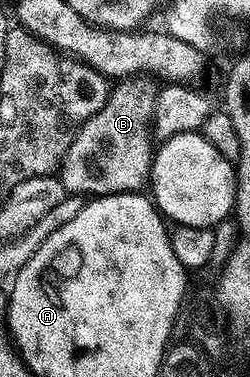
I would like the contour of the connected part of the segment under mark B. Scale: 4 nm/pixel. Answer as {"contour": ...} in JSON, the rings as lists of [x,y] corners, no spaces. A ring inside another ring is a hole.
{"contour":[[[150,75],[120,79],[107,93],[107,100],[79,126],[73,142],[57,169],[68,193],[84,198],[139,192],[148,183],[153,159],[153,125],[160,85]]]}

